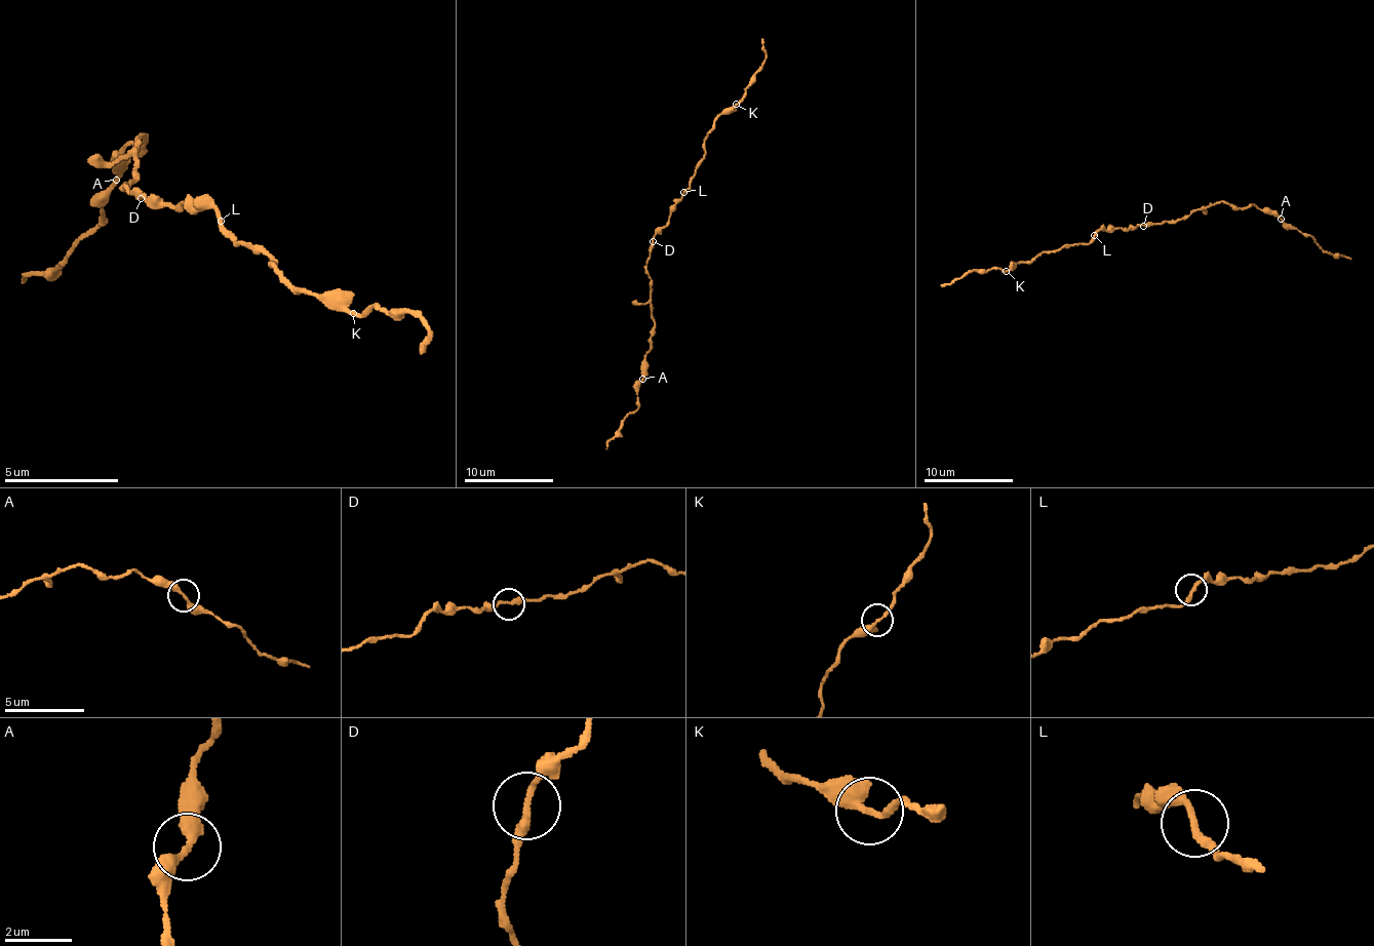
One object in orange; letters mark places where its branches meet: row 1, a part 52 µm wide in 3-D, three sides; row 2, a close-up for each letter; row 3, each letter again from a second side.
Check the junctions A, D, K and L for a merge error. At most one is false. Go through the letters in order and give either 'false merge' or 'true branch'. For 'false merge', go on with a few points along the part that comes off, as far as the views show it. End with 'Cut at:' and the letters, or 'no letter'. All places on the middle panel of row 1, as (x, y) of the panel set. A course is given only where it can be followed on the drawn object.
A: true branch
D: true branch
K: true branch
L: true branch
Cut at: no letter

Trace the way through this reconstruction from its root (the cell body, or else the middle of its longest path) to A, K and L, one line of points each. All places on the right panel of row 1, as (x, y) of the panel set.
A: (1141, 224), (1174, 222), (1221, 201), (1240, 208), (1255, 205), (1270, 210), (1280, 219)
K: (1141, 224), (1102, 228), (1087, 244), (1042, 250), (1006, 271)
L: (1141, 224), (1130, 228), (1102, 228), (1094, 235)

